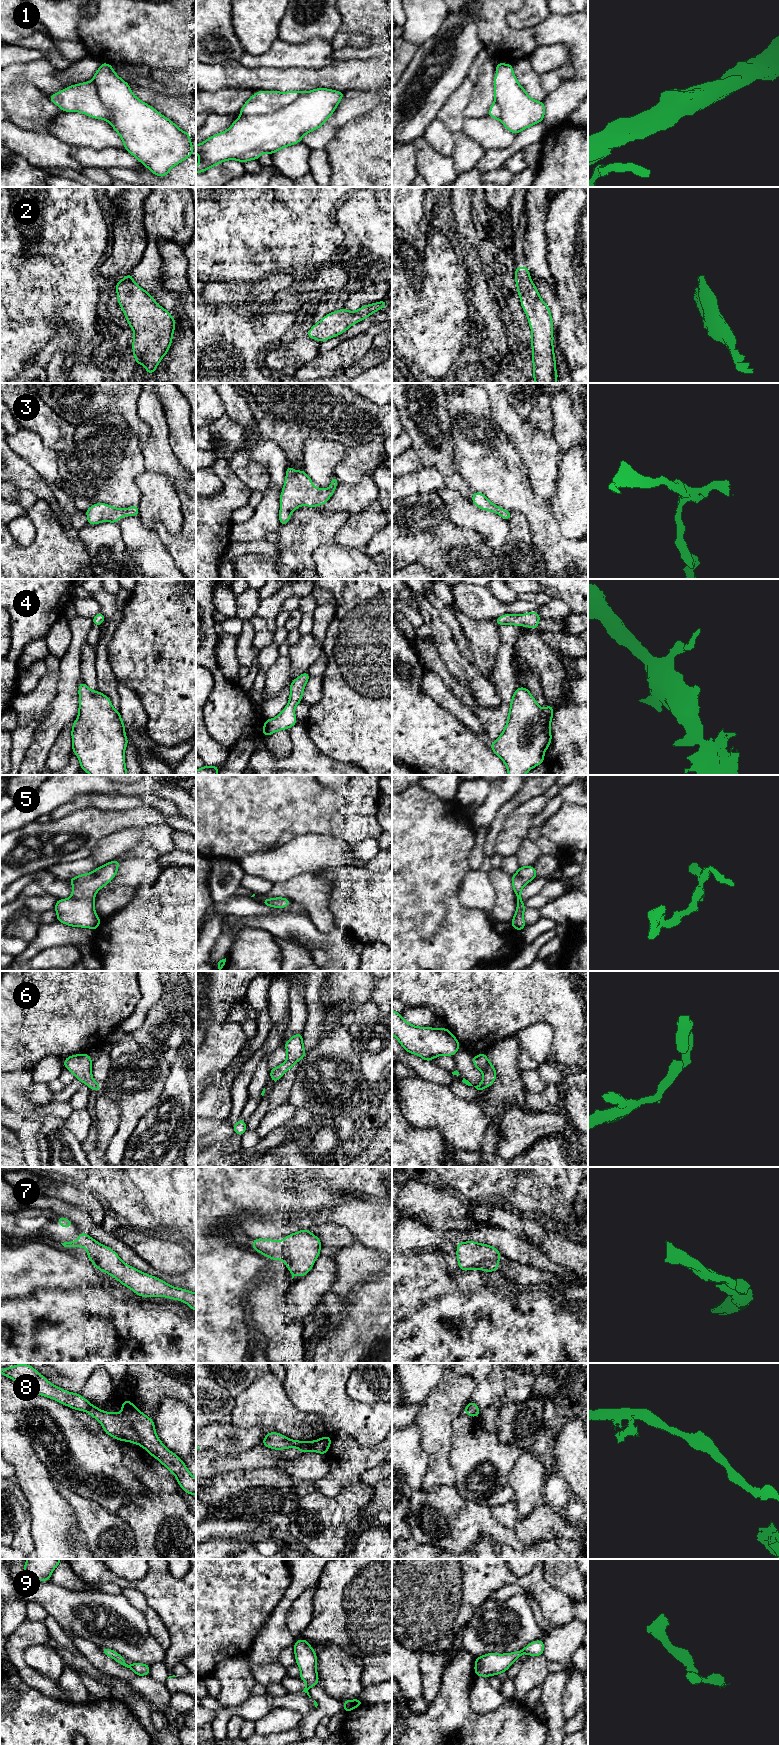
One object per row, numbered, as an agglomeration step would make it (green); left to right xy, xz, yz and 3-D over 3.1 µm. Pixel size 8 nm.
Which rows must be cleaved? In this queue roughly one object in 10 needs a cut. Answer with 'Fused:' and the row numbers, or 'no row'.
Fused: no row

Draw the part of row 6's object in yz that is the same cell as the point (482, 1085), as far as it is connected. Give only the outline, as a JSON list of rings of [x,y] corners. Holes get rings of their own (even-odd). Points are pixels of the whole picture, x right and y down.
[[[481,1053],[477,1056],[473,1056],[472,1062],[474,1066],[481,1071],[483,1076],[483,1081],[474,1087],[477,1090],[483,1090],[487,1087],[490,1087],[496,1080],[497,1073],[492,1063],[488,1060],[486,1053]]]

